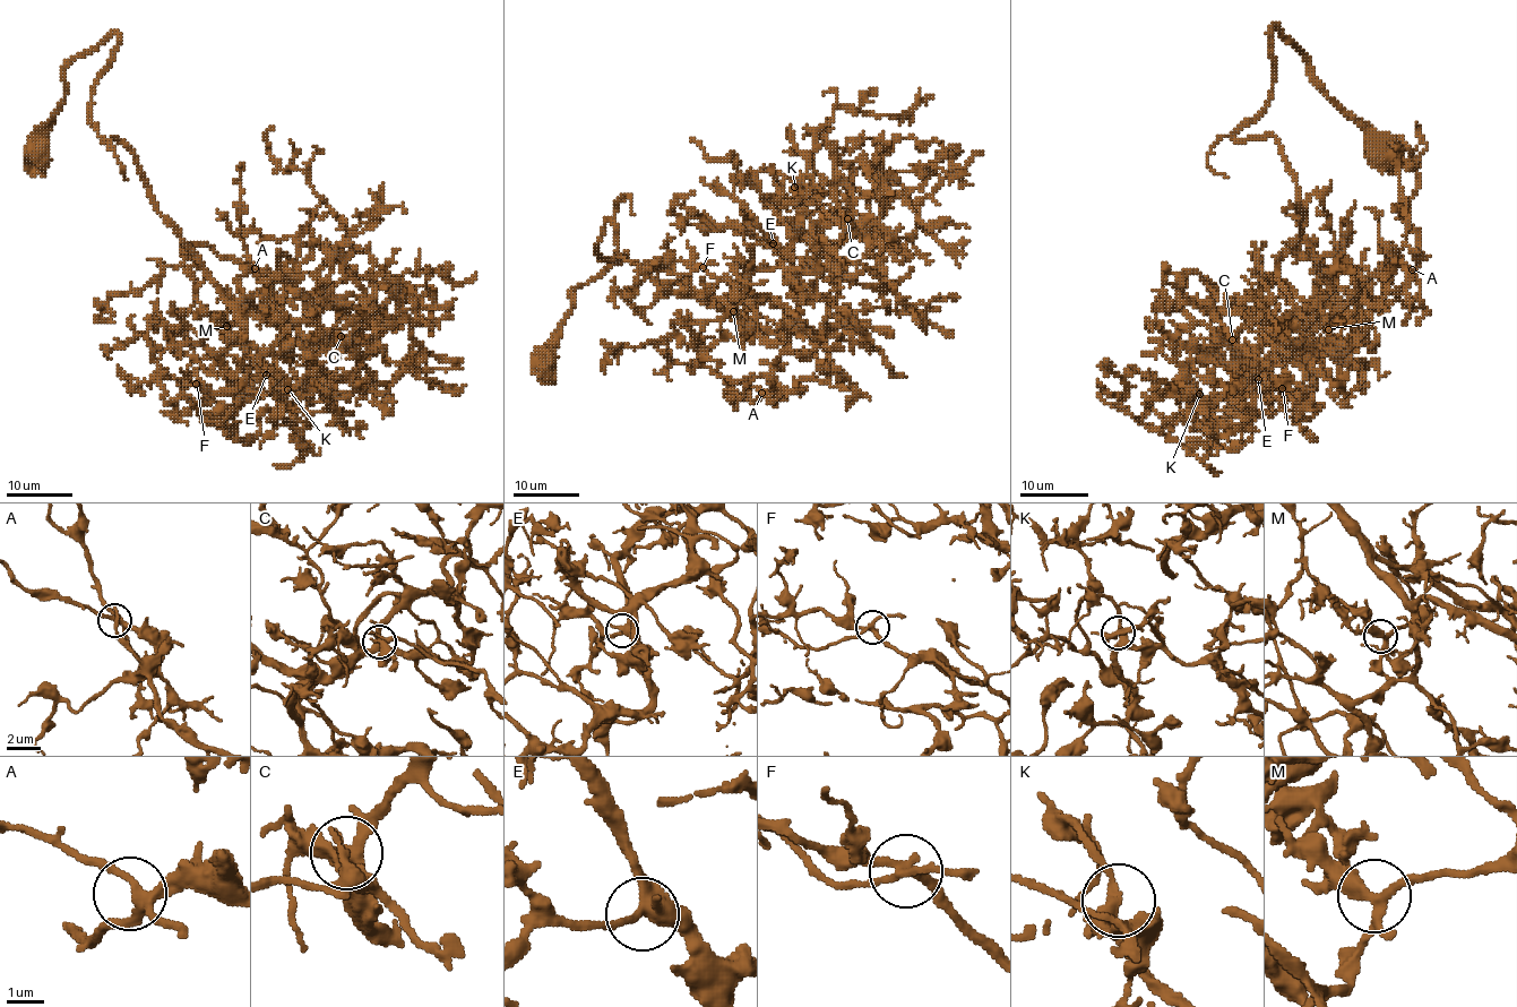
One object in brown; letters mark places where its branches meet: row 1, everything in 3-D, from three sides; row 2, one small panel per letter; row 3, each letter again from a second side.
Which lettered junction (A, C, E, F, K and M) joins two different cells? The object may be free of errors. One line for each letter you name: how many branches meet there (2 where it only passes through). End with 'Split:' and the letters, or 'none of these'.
F: Branches: 4
Split: F

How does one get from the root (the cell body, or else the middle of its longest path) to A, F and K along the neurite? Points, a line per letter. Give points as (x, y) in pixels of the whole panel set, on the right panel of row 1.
A: (1379, 145), (1275, 25), (1272, 100), (1234, 137), (1275, 138), (1318, 290), (1361, 317), (1412, 269)
F: (1379, 145), (1275, 25), (1272, 100), (1234, 137), (1275, 138), (1318, 267), (1306, 406), (1282, 389)
K: (1379, 145), (1275, 25), (1234, 137), (1275, 138), (1318, 300), (1256, 351), (1265, 411), (1199, 394)

